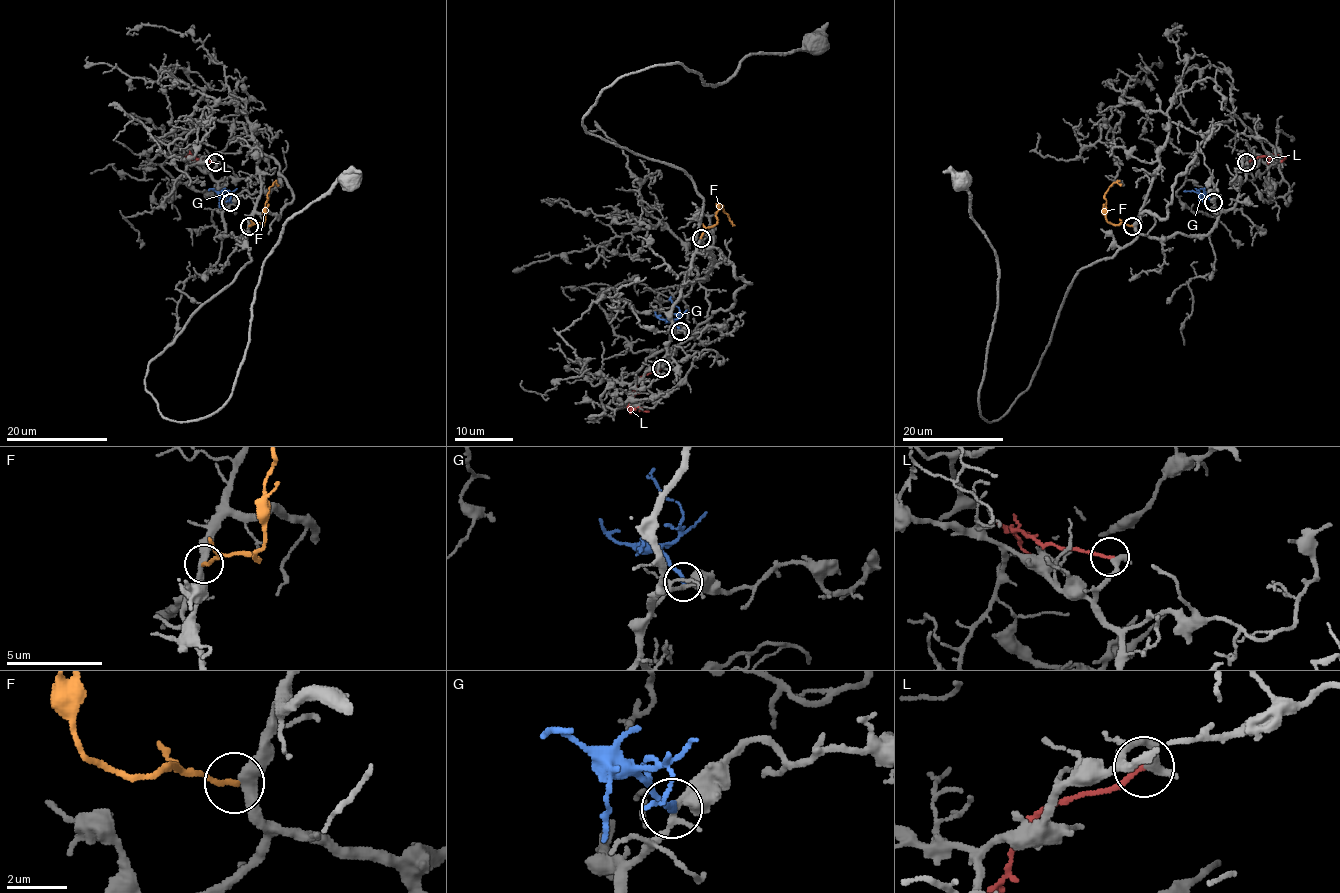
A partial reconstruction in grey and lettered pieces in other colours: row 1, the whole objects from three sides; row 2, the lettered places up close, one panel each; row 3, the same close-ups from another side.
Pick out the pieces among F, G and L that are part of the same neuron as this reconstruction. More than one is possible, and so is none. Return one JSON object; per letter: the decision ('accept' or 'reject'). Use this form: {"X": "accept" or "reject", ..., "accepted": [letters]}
{"F": "accept", "G": "reject", "L": "reject", "accepted": ["F"]}

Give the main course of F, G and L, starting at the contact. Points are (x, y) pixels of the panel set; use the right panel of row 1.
F: (1132, 226), (1110, 223), (1106, 218), (1105, 193), (1116, 182), (1121, 185)
G: (1214, 202), (1195, 192), (1183, 190)
L: (1245, 163), (1259, 156), (1279, 156), (1281, 160), (1285, 156)

